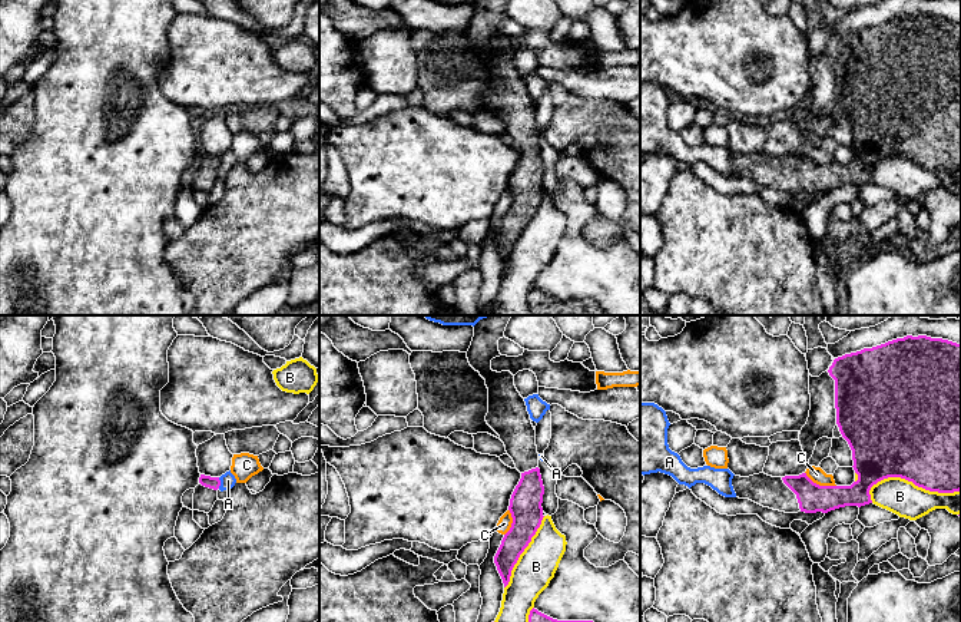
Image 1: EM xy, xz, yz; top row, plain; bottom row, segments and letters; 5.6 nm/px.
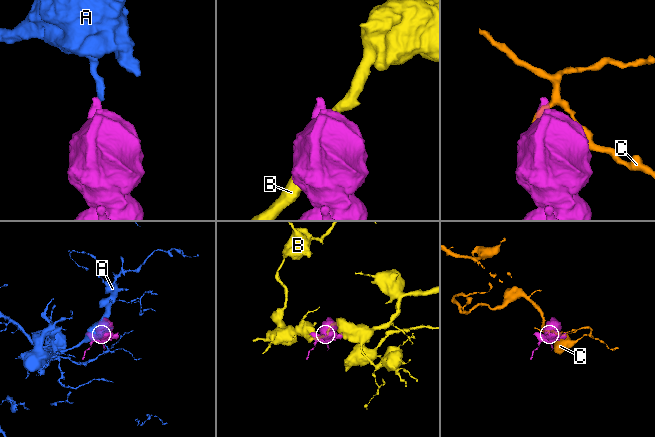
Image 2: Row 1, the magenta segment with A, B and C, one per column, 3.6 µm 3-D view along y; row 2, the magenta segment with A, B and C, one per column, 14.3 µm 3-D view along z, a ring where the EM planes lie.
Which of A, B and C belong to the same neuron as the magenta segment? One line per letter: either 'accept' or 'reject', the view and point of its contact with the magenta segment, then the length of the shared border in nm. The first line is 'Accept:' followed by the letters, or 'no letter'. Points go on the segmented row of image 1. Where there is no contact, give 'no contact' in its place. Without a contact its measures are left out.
Accept: no letter
A: reject | xy (219, 483) | 60 nm
B: reject | yz (913, 482) | 500 nm
C: reject | yz (818, 485) | 190 nm

